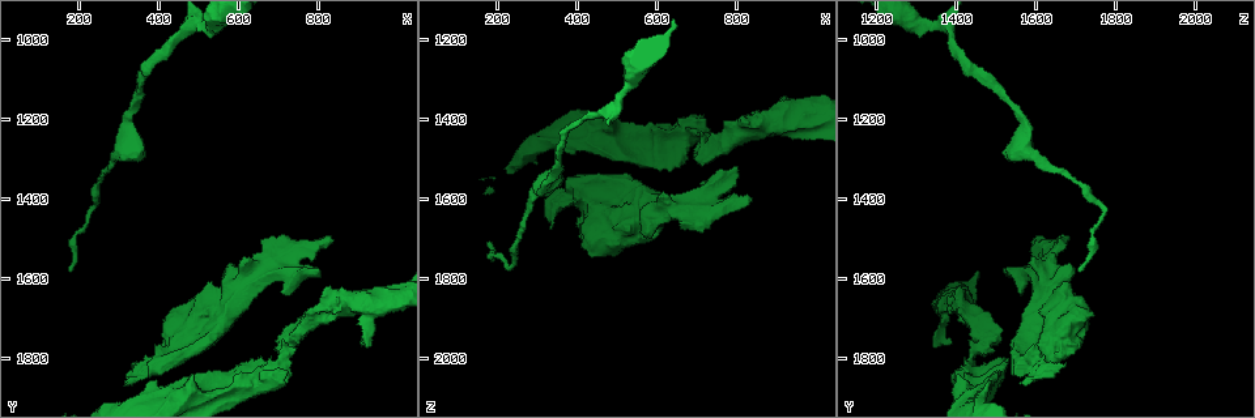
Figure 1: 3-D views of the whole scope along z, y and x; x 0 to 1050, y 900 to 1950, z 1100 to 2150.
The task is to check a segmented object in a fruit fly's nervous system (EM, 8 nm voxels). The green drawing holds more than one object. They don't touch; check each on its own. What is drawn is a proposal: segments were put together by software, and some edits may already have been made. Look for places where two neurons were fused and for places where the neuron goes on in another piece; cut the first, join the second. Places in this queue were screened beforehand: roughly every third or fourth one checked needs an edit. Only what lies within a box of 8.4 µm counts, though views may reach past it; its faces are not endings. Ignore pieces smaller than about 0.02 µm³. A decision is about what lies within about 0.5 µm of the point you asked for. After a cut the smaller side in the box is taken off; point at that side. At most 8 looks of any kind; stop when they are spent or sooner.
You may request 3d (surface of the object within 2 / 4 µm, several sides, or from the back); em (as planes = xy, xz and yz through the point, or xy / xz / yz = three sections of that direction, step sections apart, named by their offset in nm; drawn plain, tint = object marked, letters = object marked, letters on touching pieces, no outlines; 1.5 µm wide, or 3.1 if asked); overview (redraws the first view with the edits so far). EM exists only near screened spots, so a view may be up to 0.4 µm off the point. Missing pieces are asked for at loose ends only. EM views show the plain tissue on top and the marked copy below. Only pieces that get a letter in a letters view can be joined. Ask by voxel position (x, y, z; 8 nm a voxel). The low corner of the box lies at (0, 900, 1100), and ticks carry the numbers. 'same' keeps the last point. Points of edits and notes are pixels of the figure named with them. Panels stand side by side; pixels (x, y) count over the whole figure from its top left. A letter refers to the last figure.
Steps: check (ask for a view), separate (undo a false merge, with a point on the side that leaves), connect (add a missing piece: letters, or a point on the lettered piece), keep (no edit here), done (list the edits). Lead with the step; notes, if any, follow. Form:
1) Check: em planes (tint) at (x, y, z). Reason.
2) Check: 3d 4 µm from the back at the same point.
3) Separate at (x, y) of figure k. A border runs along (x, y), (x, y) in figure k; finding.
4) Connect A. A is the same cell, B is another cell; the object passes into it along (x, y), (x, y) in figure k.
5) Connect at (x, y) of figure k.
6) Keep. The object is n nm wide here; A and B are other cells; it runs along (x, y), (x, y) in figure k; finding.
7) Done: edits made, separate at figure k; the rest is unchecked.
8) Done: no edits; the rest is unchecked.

Check: 3d 4 µm at (905, 1760, 1390). Free end.

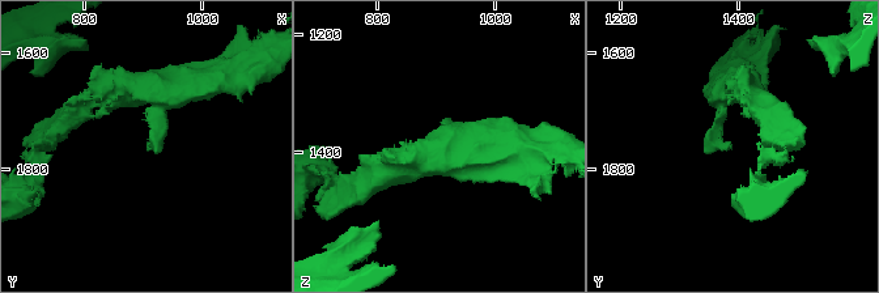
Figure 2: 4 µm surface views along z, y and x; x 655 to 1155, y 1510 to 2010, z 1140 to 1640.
Check: em xy step 8 (letters) at (905, 1755, 1385).

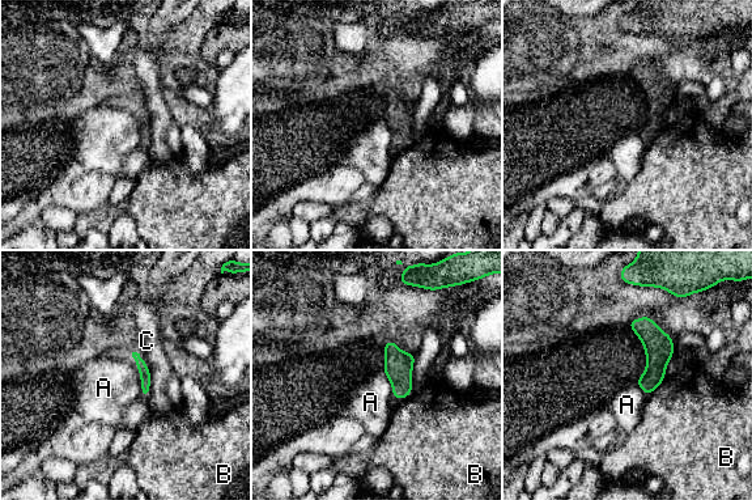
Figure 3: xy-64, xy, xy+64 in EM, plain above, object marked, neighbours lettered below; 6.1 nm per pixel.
Keep. A, B and C are other cells; none of them fits.

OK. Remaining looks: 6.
Check: 3d 2 µm from the back at (840, 1500, 1600). An open end.

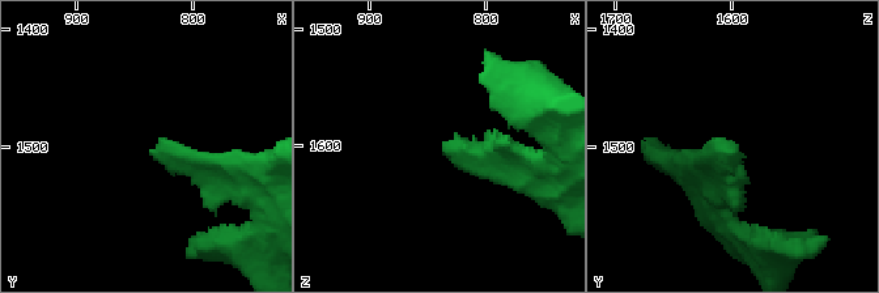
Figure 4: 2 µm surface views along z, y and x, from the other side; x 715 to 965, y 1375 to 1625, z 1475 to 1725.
Check: em planes (letters) at (834, 1502, 1594). Need the tissue.

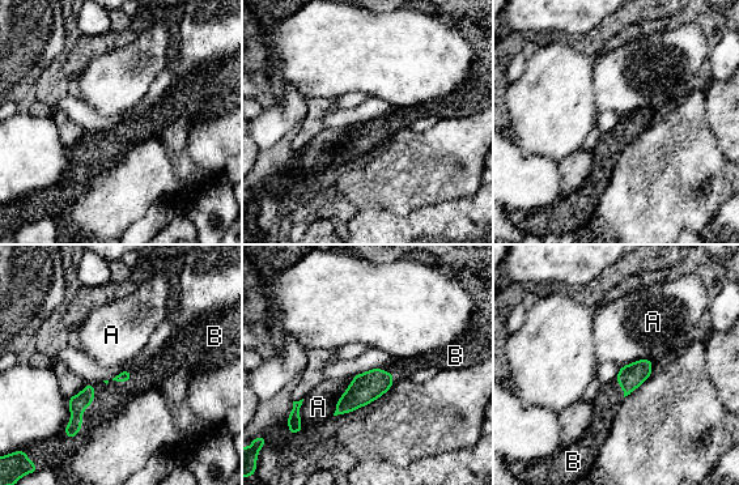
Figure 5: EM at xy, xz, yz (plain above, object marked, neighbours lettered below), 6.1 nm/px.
Connect B. The longest contact is with B, 340 nm; B is the same cell, A is another cell; it goes on there.

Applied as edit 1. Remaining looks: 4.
Check: em planes (letters) at (590, 1570, 1685). Free end.

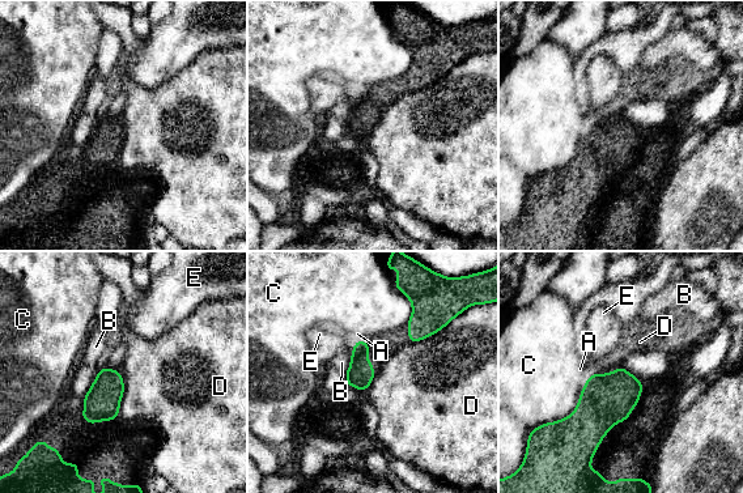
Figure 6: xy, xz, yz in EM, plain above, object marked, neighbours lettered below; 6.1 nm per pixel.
Keep. A, B, C, D and E are other cells; a border runs along (118, 370), (123, 382), (119, 415) in figure 6; no lettered piece goes on from it.

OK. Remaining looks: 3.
Done: edits made, connect at figure 5; the rest is unchecked.

